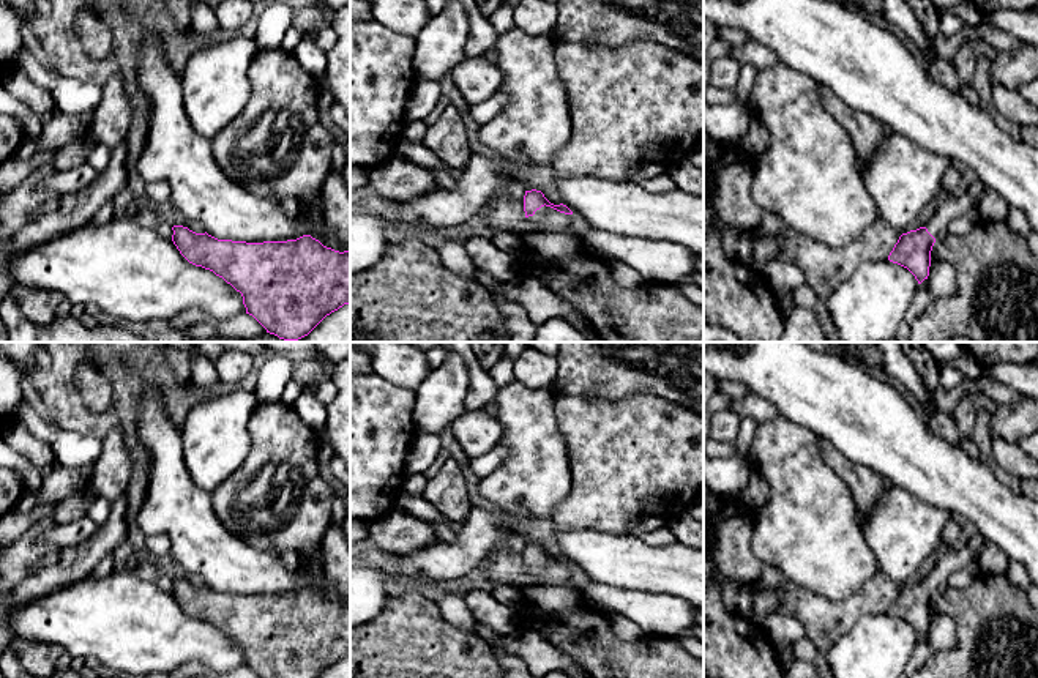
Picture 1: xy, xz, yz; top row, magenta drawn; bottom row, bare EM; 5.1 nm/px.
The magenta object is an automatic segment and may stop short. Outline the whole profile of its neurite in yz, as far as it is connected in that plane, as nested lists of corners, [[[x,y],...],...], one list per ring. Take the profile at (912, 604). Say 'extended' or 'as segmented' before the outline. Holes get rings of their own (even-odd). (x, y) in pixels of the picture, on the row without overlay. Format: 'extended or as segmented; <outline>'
extended; [[[967,530],[964,539],[940,555],[924,580],[902,587],[888,613],[907,621],[918,637],[929,629],[934,596],[948,587],[950,576],[978,560],[986,539],[975,530]]]

